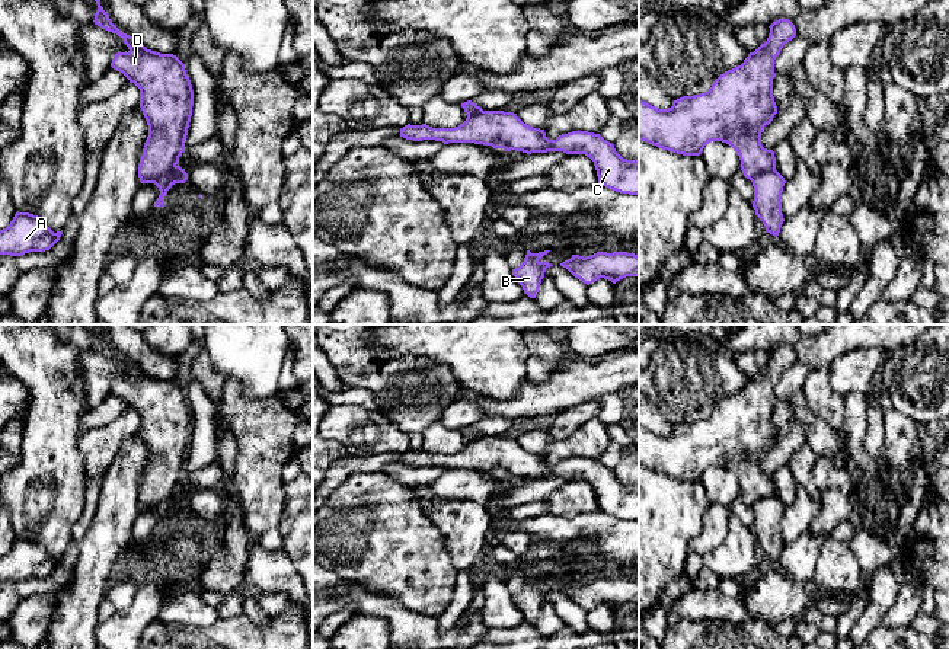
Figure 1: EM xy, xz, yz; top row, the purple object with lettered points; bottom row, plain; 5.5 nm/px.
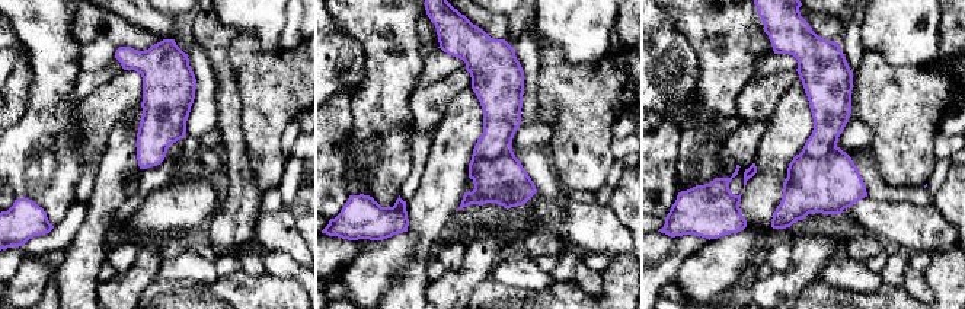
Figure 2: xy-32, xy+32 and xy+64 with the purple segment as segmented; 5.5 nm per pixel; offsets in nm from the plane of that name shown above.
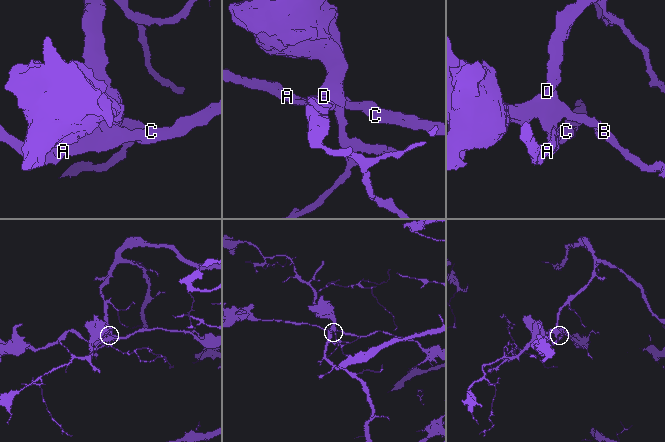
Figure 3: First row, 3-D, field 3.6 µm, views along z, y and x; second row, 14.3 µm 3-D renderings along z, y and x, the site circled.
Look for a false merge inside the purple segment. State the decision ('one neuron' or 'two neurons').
one neuron

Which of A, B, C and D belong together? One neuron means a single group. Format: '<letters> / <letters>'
A B C D

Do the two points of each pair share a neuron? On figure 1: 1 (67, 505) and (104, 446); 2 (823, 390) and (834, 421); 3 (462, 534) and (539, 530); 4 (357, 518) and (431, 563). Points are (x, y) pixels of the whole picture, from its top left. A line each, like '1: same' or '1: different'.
1: different
2: same
3: different
4: same

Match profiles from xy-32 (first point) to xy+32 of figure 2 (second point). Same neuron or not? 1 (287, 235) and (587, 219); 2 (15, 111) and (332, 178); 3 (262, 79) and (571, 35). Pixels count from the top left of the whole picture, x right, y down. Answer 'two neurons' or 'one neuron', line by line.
1: one neuron
2: one neuron
3: two neurons

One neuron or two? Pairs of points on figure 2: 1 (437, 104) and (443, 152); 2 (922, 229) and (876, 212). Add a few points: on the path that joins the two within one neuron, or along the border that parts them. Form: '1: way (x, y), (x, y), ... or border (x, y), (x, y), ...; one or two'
1: border (460, 92), (450, 102), (444, 117), (434, 128); two
2: way (910, 228), (888, 222); one

